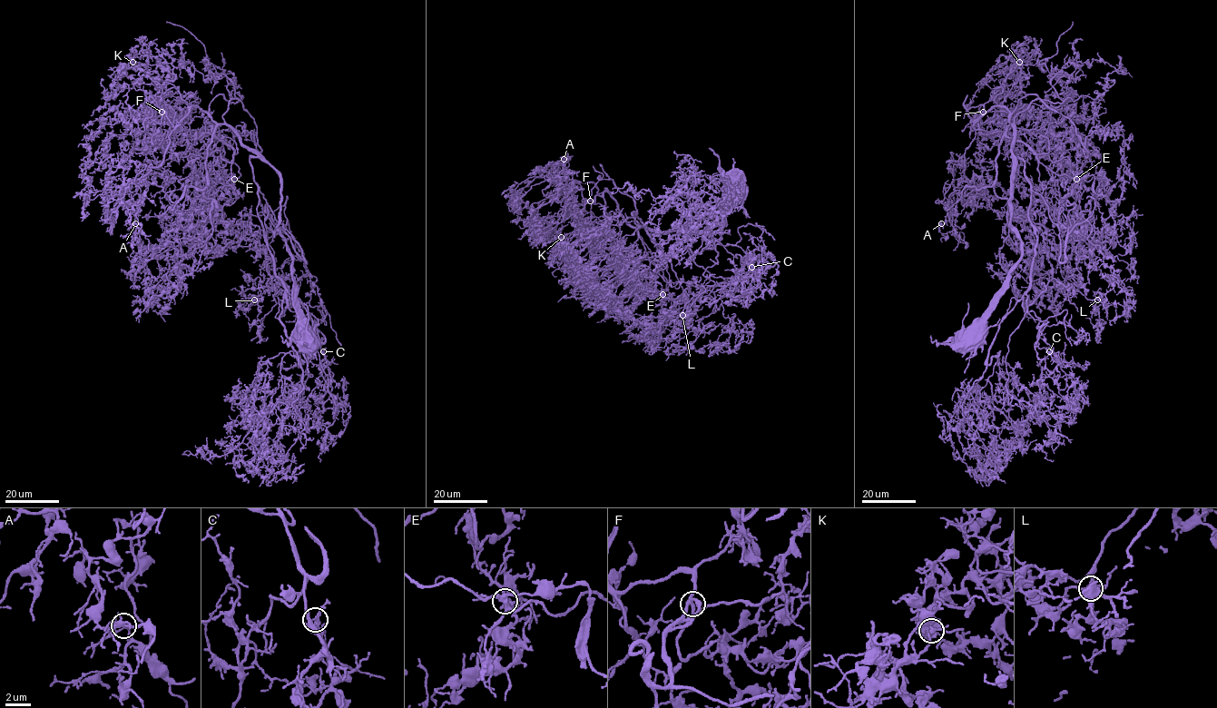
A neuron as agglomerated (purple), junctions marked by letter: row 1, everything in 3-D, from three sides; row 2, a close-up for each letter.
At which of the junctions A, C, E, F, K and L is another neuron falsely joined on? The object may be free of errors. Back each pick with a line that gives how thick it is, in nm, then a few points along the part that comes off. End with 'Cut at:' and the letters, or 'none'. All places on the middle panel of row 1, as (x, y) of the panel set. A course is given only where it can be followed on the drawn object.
Cut at: none

